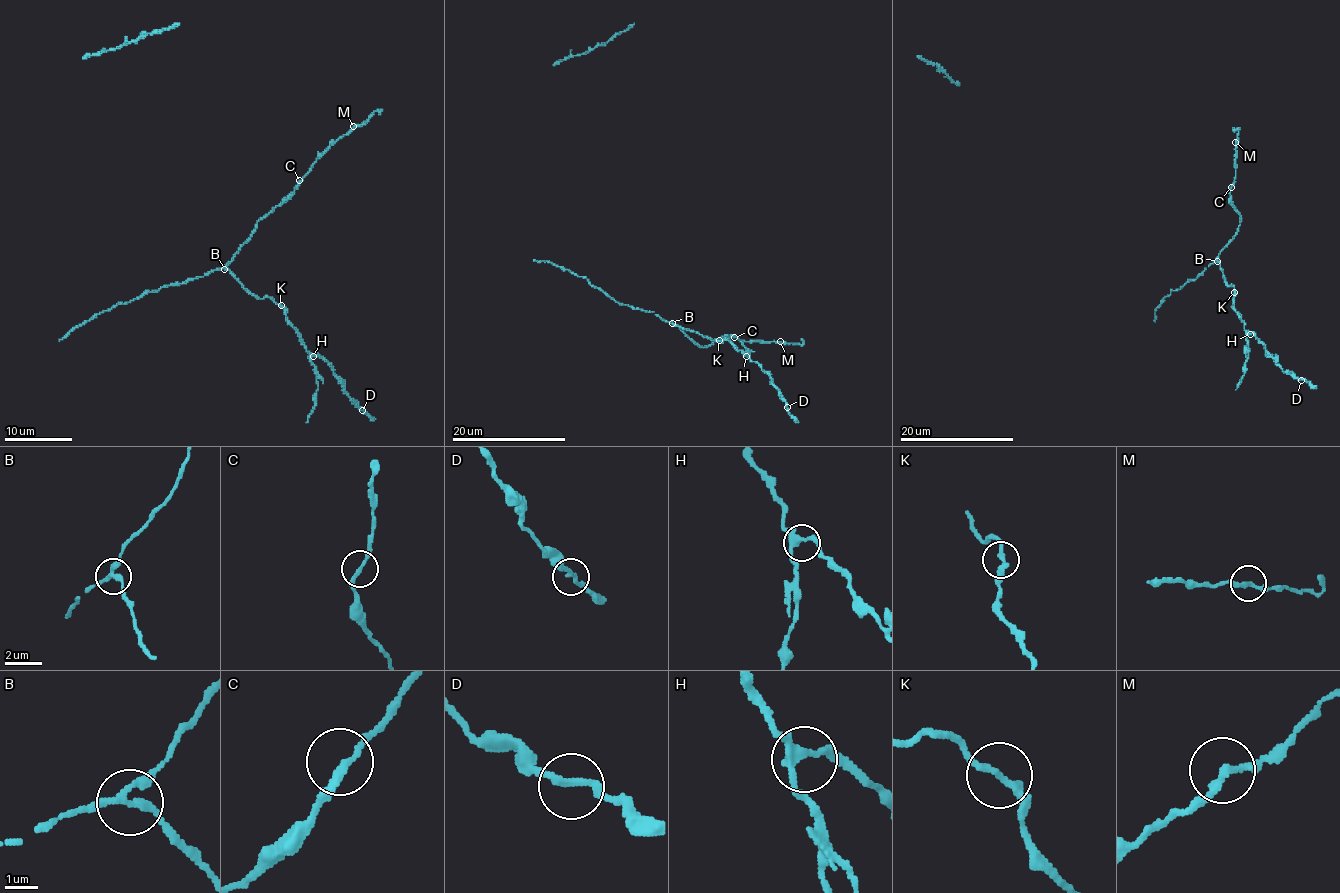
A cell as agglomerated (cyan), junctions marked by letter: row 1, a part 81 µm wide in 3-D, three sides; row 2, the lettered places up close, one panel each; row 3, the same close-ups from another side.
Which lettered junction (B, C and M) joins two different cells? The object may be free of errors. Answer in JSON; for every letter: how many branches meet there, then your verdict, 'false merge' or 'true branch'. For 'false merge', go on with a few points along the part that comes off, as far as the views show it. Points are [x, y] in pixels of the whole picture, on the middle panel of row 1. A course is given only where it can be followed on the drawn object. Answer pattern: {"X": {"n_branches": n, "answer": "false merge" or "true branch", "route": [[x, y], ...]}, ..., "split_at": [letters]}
{"B": {"n_branches": 3, "answer": "false merge", "route": [[672, 323], [702, 336], [727, 340], [743, 351], [771, 378], [787, 404], [788, 412], [798, 422]]}, "C": {"n_branches": 2, "answer": "true branch"}, "M": {"n_branches": 2, "answer": "true branch"}, "split_at": ["B"]}

